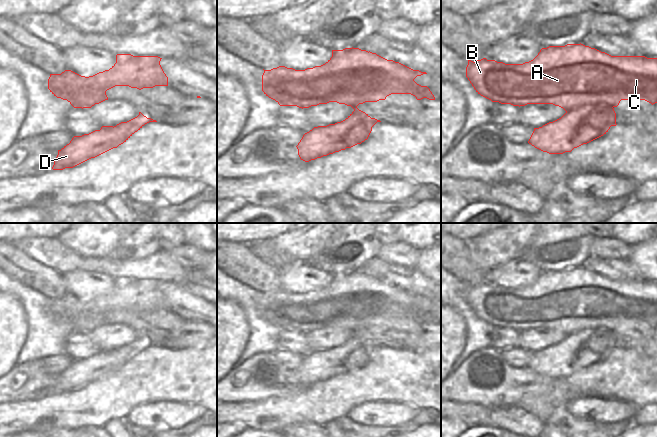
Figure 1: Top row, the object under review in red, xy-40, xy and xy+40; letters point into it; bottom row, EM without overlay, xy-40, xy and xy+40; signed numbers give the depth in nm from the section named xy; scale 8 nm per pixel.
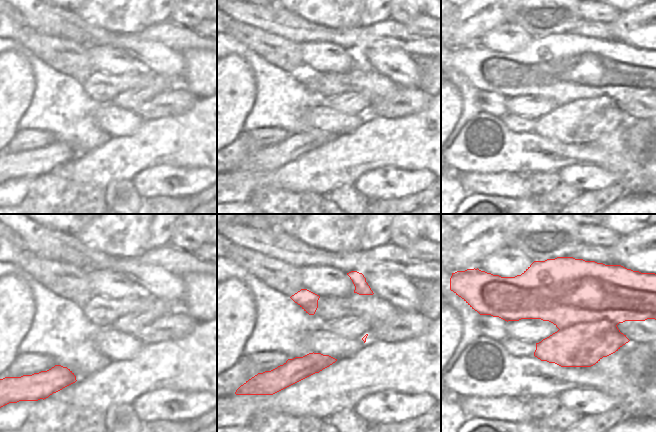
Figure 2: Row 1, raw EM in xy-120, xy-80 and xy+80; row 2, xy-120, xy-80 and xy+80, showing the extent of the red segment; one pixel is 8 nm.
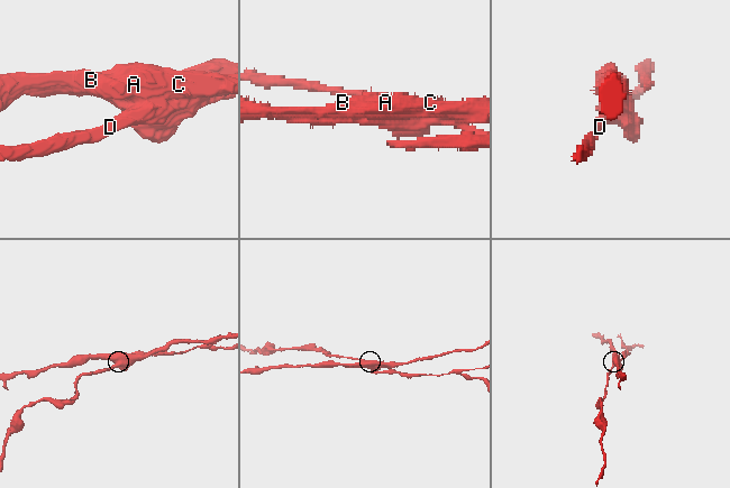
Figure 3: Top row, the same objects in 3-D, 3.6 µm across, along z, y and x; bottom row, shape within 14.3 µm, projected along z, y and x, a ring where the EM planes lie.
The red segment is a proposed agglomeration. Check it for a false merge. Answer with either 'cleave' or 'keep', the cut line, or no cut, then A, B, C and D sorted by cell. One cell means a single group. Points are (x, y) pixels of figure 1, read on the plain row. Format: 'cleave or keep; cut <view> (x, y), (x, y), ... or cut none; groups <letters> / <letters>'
cleave; cut xy (317, 351), (339, 351), (343, 357), (342, 368), (348, 371); groups A B C / D

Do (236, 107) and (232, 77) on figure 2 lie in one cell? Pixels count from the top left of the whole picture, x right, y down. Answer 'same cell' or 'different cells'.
same cell

